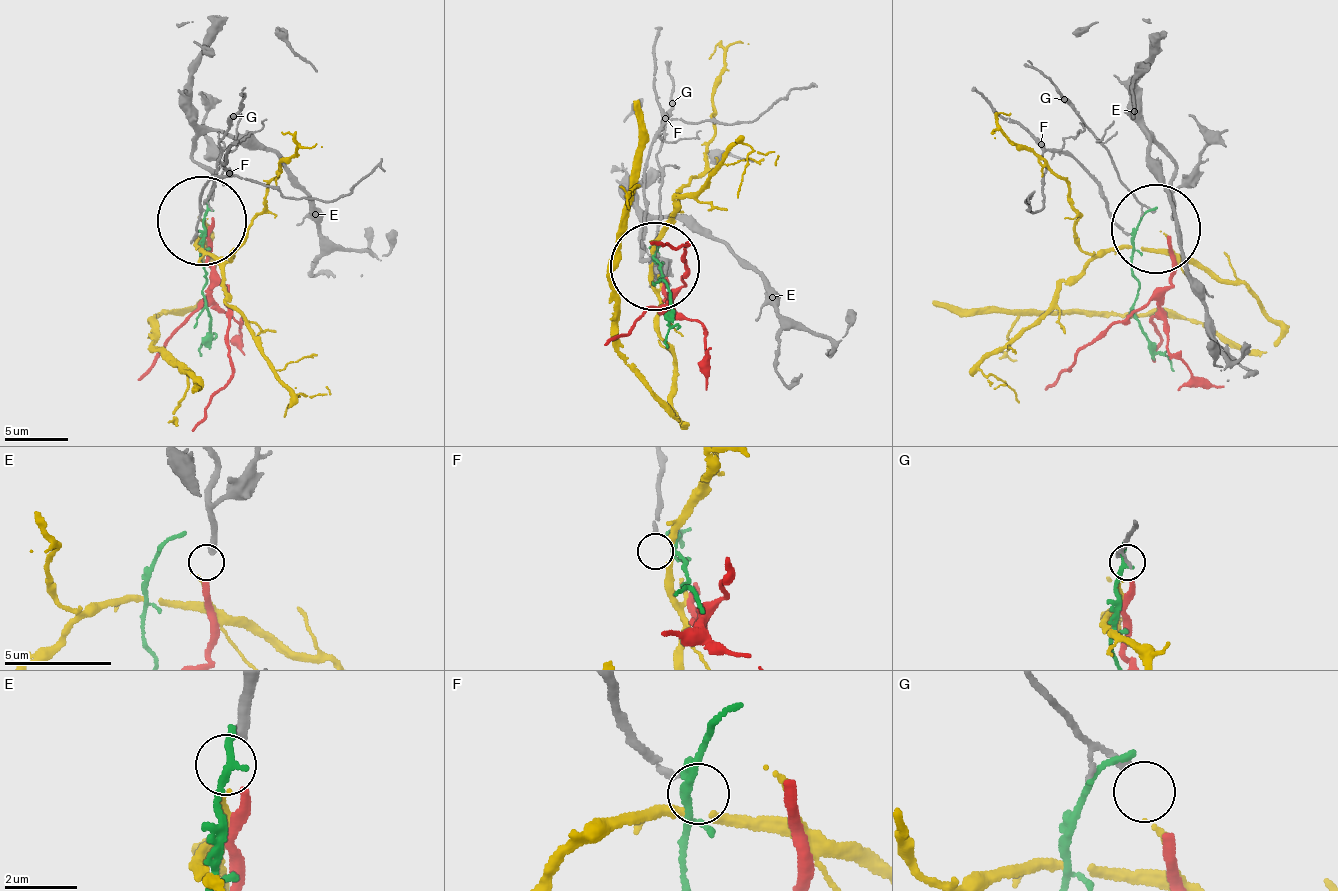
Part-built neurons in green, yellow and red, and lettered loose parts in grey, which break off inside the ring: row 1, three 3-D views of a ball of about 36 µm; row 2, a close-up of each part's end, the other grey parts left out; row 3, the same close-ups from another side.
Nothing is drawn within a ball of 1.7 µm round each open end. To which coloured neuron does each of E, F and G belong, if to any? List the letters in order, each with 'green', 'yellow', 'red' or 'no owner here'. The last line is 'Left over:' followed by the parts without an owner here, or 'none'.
E: red
F: no owner here
G: yellow
Left over: F

